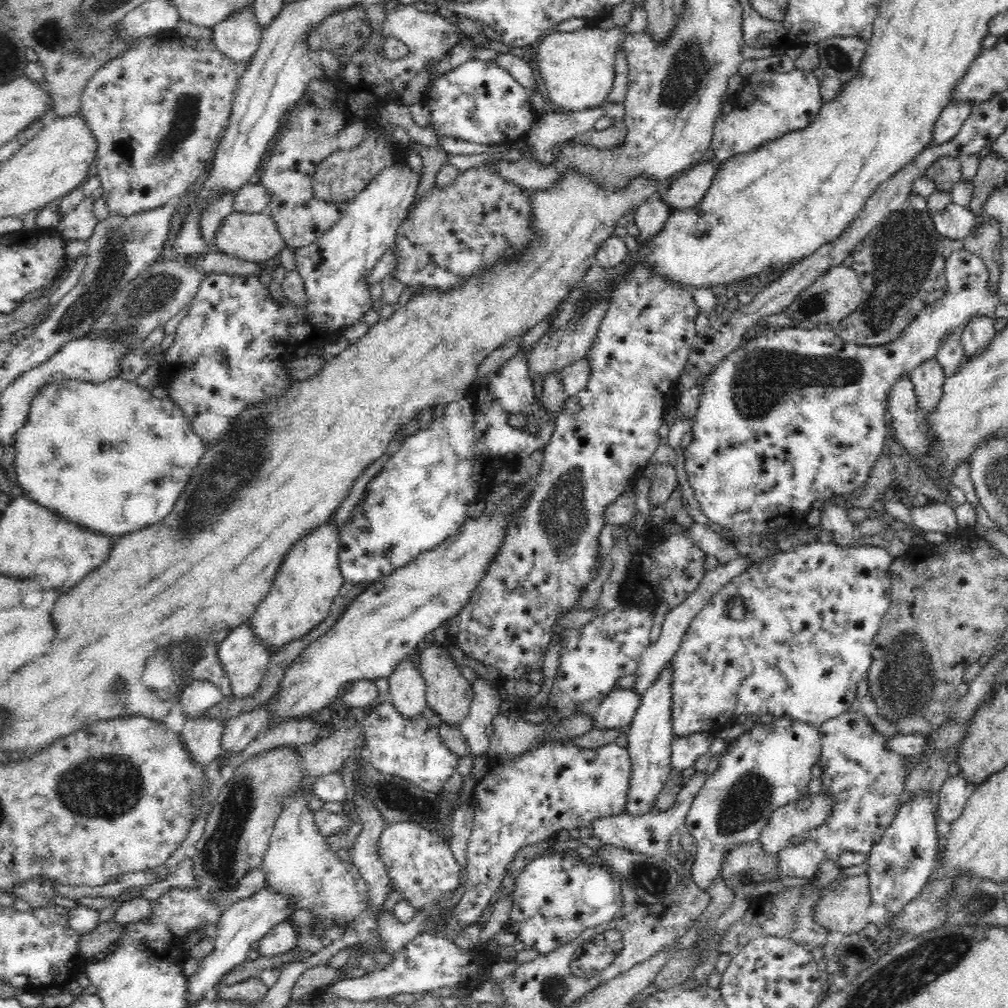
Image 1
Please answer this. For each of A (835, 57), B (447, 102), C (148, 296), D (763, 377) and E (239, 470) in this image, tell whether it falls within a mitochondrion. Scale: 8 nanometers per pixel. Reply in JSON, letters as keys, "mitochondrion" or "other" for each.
{"A":"mitochondrion","B":"other","C":"mitochondrion","D":"mitochondrion","E":"mitochondrion"}

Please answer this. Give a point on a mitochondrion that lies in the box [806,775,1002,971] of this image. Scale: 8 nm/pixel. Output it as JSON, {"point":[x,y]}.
{"point":[972,900]}

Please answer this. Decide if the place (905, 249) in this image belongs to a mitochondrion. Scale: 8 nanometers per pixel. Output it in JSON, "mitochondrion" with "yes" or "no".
{"mitochondrion":"yes"}

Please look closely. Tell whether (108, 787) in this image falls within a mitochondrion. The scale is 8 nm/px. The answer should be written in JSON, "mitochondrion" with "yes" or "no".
{"mitochondrion":"yes"}

